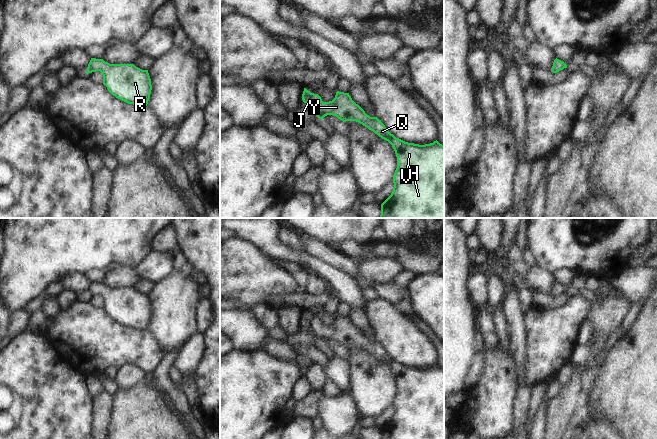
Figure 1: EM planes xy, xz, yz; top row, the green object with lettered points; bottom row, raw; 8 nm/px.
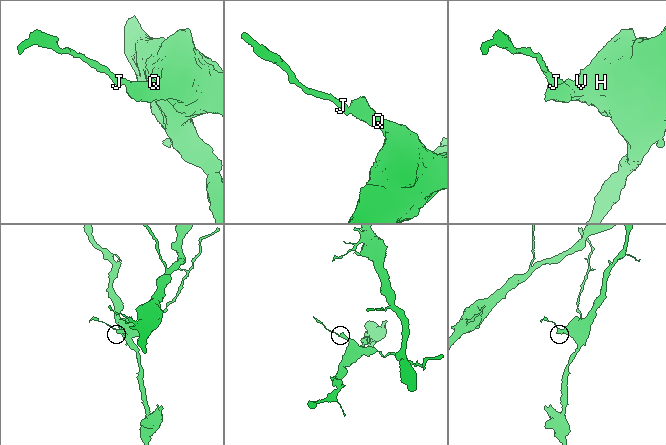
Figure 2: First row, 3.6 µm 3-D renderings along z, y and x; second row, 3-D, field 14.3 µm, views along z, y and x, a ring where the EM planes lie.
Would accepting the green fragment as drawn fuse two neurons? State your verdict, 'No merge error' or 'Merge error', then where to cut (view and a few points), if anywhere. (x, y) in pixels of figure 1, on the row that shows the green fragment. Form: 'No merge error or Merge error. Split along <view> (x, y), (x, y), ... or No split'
No merge error. No split.

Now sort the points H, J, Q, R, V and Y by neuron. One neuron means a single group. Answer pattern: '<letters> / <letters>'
H J Q R V Y

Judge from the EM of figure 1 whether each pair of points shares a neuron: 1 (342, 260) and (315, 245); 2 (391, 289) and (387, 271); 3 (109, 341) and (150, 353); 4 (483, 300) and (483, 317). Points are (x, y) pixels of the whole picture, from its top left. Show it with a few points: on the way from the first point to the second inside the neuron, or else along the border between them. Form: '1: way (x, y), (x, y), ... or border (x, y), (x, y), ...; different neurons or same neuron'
1: way (335, 258), (322, 251); same neuron
2: border (390, 282), (374, 283), (370, 287); different neurons
3: way (119, 345), (140, 348); same neuron
4: border (486, 307), (477, 310); different neurons

